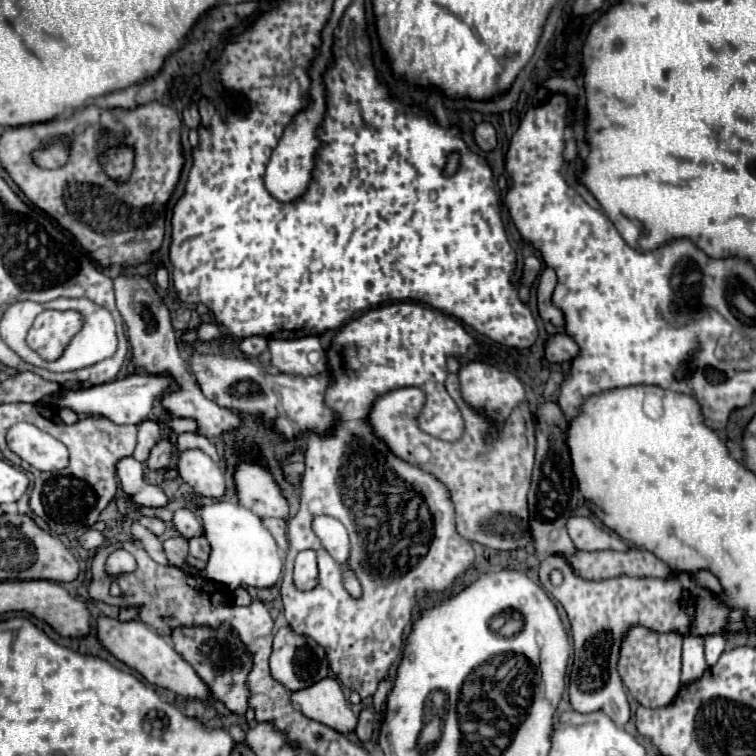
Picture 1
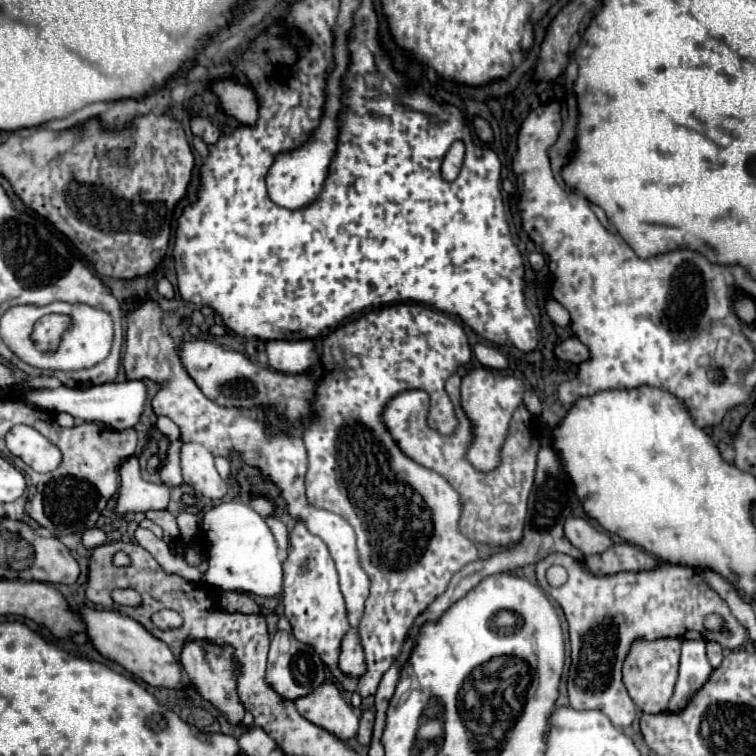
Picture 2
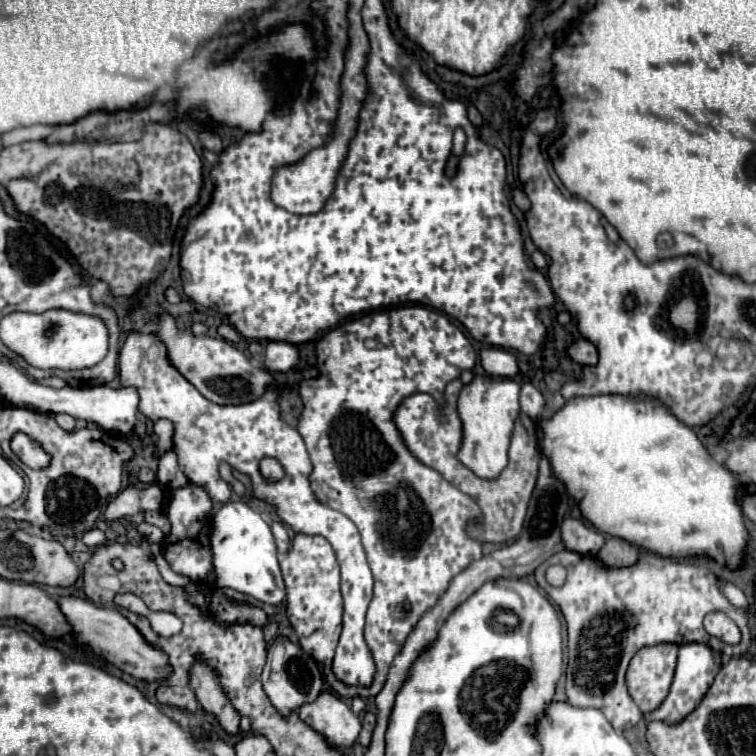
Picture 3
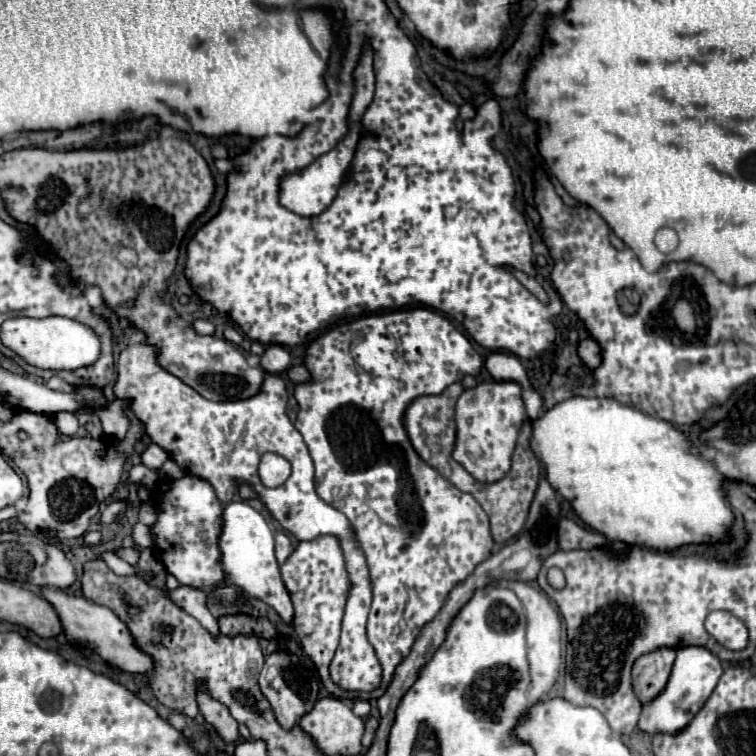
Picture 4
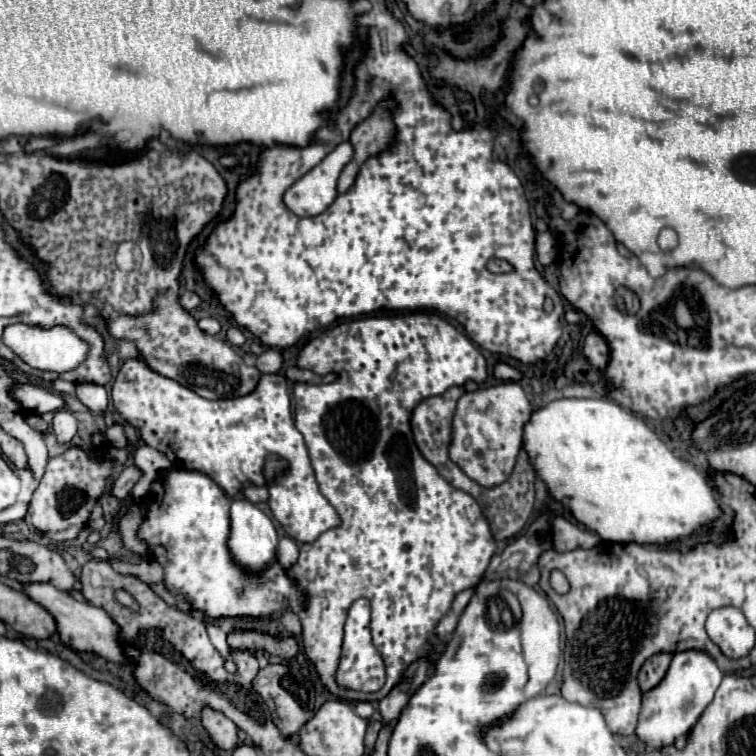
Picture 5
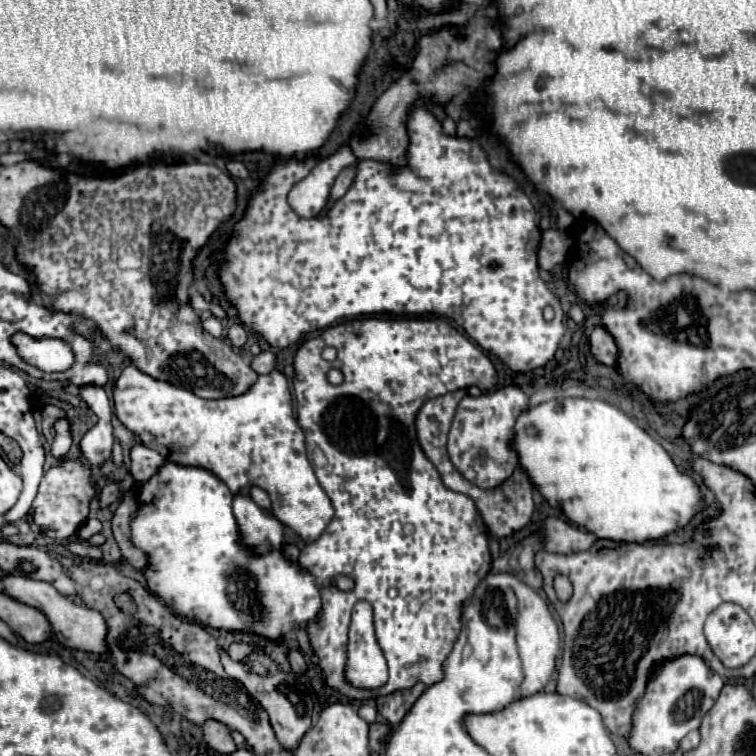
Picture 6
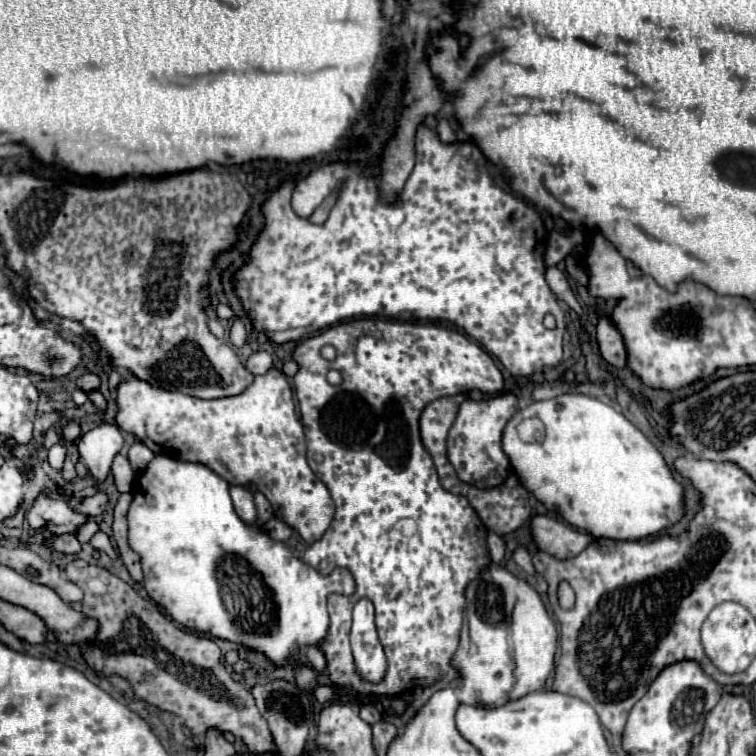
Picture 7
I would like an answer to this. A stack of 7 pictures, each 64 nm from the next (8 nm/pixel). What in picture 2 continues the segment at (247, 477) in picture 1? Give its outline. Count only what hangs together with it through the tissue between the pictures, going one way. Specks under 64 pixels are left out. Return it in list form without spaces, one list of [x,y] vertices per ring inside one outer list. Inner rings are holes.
[[[250,496],[248,506],[252,506],[260,516],[274,516],[276,514],[276,506],[272,502],[272,498],[268,496]]]

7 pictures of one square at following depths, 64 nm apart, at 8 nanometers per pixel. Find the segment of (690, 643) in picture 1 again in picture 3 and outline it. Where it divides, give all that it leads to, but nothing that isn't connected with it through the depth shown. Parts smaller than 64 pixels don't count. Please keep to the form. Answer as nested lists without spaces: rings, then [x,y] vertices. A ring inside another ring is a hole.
[[[682,644],[680,652],[678,652],[678,666],[676,666],[676,674],[674,674],[674,682],[672,682],[668,698],[662,702],[662,706],[658,710],[644,714],[644,718],[648,722],[650,720],[664,720],[668,724],[680,722],[684,716],[688,716],[698,706],[698,702],[708,692],[718,670],[720,670],[720,666],[714,662],[708,644]]]

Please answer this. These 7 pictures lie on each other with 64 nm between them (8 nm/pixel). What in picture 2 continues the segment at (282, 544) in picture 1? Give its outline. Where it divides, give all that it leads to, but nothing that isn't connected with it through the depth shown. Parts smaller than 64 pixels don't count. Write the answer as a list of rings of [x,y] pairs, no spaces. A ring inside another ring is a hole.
[[[266,518],[266,524],[270,526],[274,538],[276,538],[276,544],[280,550],[286,550],[288,548],[288,530],[286,526],[278,520],[278,518]]]

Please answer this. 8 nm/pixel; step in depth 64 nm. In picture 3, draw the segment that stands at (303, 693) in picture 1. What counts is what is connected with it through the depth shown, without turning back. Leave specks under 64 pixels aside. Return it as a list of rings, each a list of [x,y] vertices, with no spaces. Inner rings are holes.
[[[332,692],[320,694],[312,704],[302,704],[298,714],[336,748],[352,746],[362,728],[360,718],[340,696]]]

